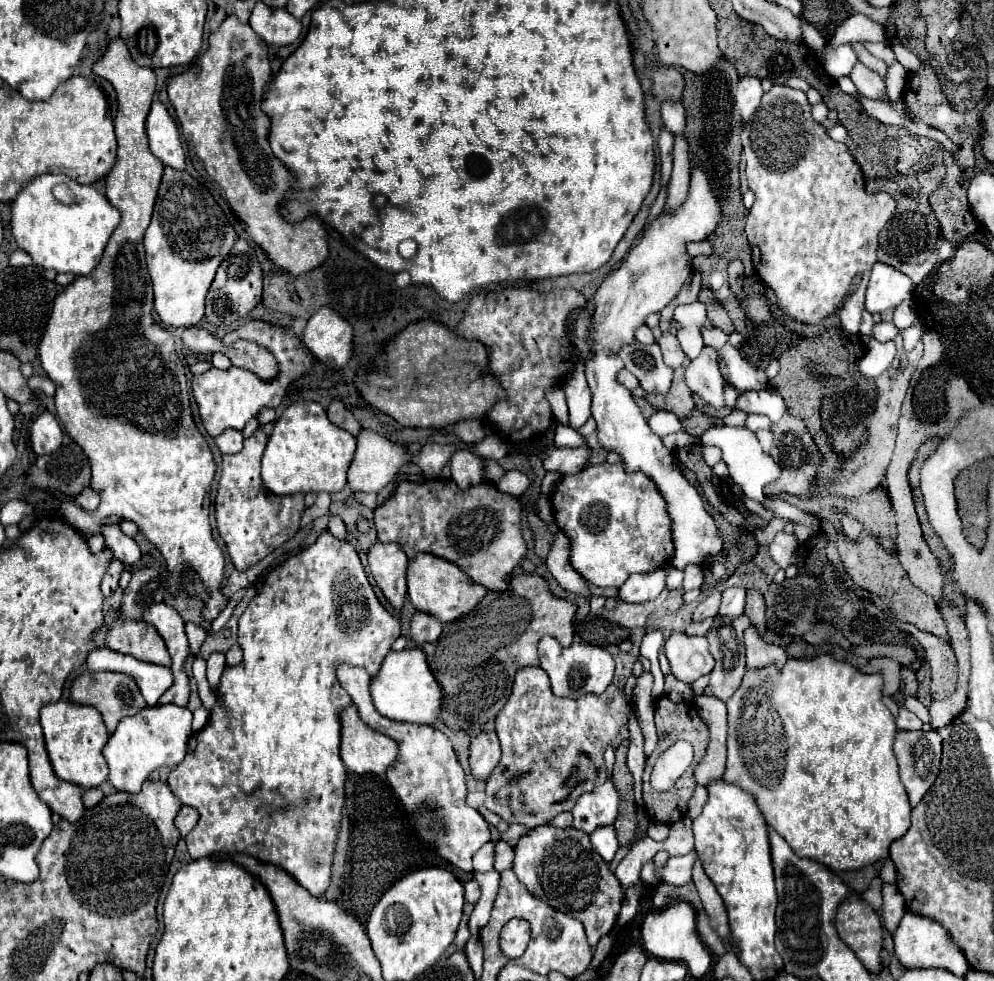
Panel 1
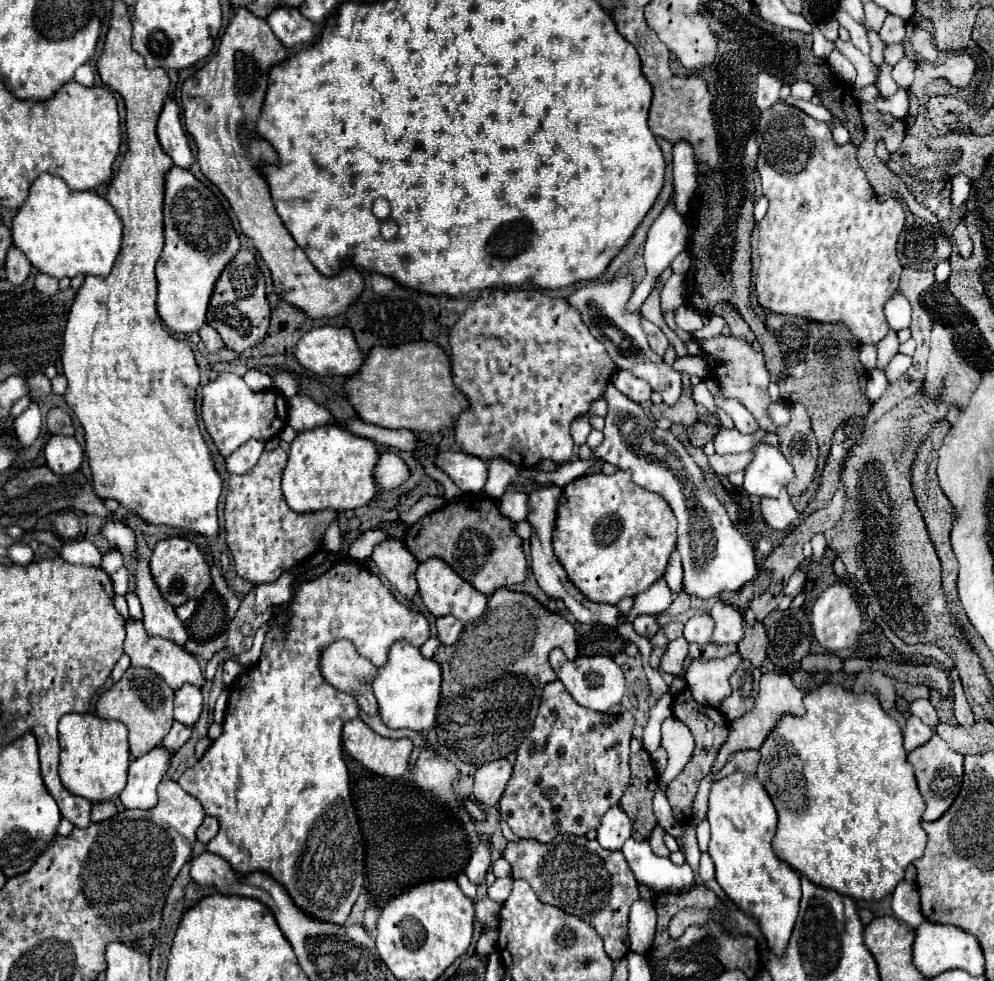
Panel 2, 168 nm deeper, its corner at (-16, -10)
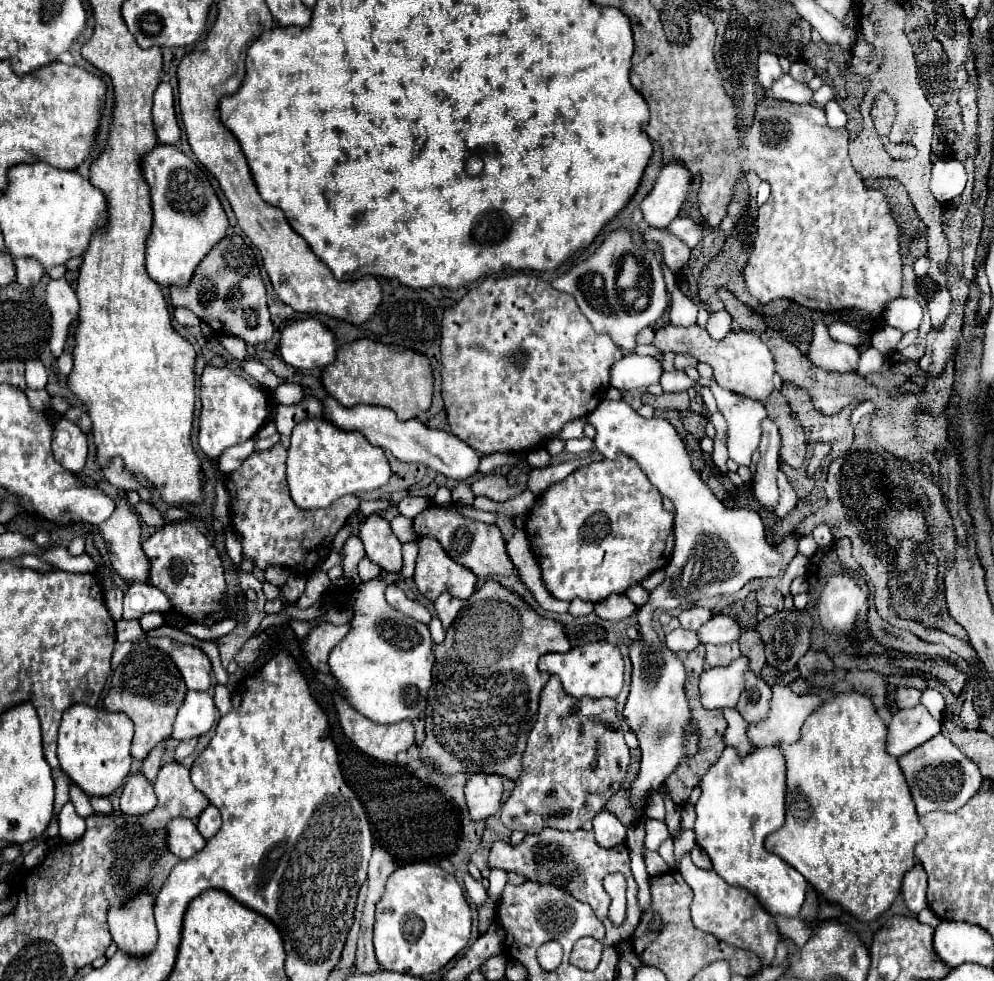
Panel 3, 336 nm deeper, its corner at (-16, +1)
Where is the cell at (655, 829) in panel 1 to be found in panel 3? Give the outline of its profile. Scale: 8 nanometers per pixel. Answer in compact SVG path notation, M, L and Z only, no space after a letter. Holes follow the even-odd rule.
M648 819L646 825L646 849L656 851L660 847L662 841L668 839L668 829L664 821L656 821L656 819Z

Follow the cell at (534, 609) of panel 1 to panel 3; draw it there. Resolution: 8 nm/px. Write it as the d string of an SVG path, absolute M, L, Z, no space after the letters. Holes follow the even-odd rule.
M486 581L458 613L446 631L446 639L434 645L436 663L426 705L426 739L420 747L422 763L444 777L456 773L496 773L518 781L528 733L536 723L538 695L550 675L538 671L538 659L546 653L568 653L564 627L534 613L524 599L496 581Z

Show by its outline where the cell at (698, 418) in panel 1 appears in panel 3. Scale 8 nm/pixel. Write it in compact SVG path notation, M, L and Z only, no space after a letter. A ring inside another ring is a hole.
M684 411L680 417L682 417L682 423L684 423L684 429L686 429L690 435L694 435L696 439L702 439L706 419L704 419L702 415L694 413L694 411Z

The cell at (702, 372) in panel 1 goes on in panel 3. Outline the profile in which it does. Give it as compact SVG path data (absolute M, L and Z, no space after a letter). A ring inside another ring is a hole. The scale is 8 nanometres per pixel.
M764 419L762 421L762 441L758 445L760 461L756 465L752 489L754 489L754 497L758 499L758 503L768 511L776 509L778 497L780 497L778 485L776 485L778 459L780 459L778 449L780 449L778 429L772 423L772 419Z

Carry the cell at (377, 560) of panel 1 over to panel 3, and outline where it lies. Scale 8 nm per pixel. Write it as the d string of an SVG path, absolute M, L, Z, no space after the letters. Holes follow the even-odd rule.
M368 515L362 519L358 537L364 543L366 557L388 573L400 573L402 569L402 545L394 537L390 523L380 515Z

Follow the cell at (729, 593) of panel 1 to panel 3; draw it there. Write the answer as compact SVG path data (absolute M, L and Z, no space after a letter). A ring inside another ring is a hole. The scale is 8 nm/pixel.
M726 615L712 617L708 623L704 623L698 631L700 643L732 643L740 637L740 627L734 619Z

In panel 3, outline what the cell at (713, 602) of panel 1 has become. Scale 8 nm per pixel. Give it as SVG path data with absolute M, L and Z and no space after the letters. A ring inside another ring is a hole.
M704 607L684 609L684 611L678 615L680 625L682 625L684 629L690 629L690 631L698 631L708 619L710 619L710 611L704 609Z

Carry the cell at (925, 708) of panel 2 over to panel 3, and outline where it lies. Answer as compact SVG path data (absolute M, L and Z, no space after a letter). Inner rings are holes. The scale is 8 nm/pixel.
M896 687L896 691L894 691L894 699L896 699L898 709L908 709L908 707L918 705L920 703L920 695L922 695L922 691L906 689L906 687Z

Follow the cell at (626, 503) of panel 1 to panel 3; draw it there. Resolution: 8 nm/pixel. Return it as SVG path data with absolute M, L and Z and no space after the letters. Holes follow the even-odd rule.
M628 455L576 469L564 481L542 491L524 517L526 535L538 561L542 583L552 597L562 601L578 597L582 601L598 603L614 593L624 593L628 587L644 581L652 571L664 569L674 551L674 515L664 509L658 489Z

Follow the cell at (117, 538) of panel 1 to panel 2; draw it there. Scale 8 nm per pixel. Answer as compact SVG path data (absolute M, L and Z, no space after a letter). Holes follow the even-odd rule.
M106 522L102 526L104 538L116 546L126 558L136 558L138 556L138 544L136 544L136 534L130 526L122 522Z

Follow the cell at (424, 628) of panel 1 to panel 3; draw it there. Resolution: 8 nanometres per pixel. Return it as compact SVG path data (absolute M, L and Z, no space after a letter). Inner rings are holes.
M442 593L442 595L434 601L438 619L442 621L442 627L444 627L444 629L448 629L448 627L452 625L452 621L456 619L458 611L460 611L464 605L466 605L466 601L456 599L456 597L452 597L450 593Z

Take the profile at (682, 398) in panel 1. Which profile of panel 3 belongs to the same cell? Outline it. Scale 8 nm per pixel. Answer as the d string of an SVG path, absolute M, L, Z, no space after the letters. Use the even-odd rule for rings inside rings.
M642 393L642 403L652 405L654 409L676 409L686 411L688 409L688 395L682 393L662 393L660 397L650 397L650 393Z

